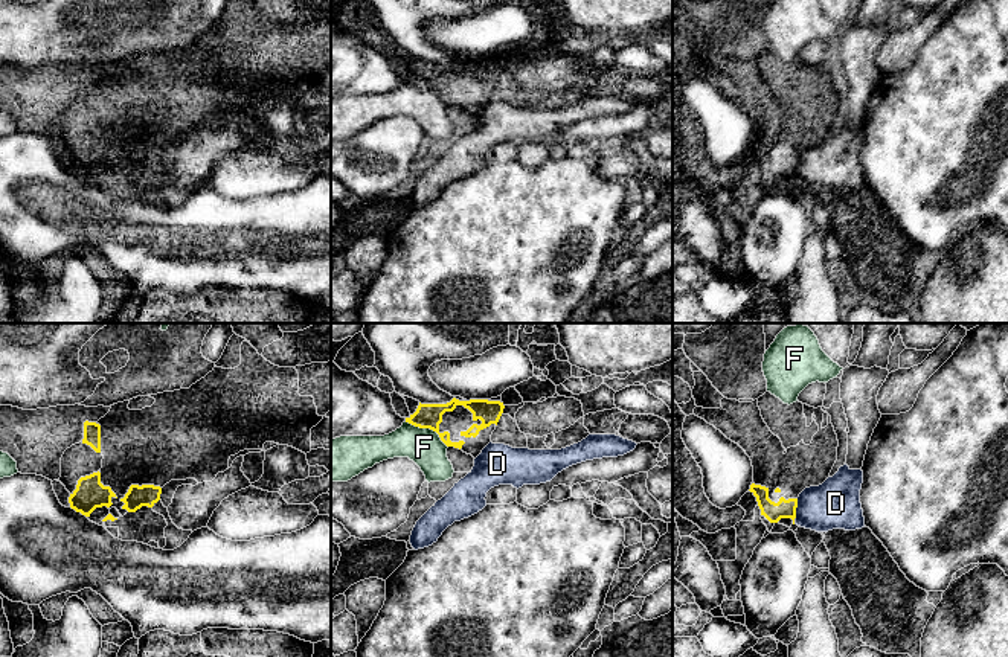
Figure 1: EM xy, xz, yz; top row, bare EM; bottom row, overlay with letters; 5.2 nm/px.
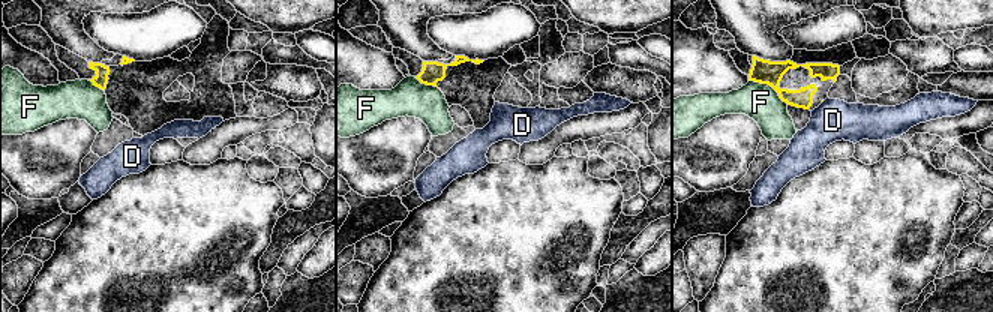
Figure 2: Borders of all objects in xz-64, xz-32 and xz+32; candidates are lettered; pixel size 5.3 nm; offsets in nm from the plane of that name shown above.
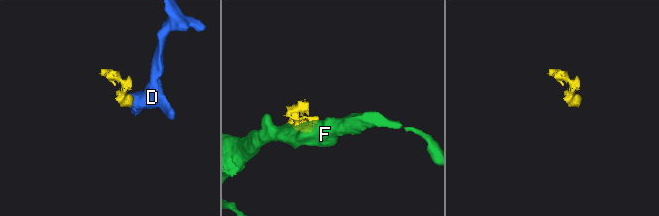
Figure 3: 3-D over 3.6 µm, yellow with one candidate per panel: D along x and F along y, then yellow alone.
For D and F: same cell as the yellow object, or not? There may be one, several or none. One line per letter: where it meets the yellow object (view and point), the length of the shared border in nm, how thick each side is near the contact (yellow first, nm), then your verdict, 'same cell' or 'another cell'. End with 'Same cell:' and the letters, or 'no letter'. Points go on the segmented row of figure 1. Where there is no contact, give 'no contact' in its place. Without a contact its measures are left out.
D: yz (796, 506) | 110 nm | 100/260 nm | another cell
F: xz (427, 427) | 280 nm | 130/190 nm | another cell
Same cell: no letter

